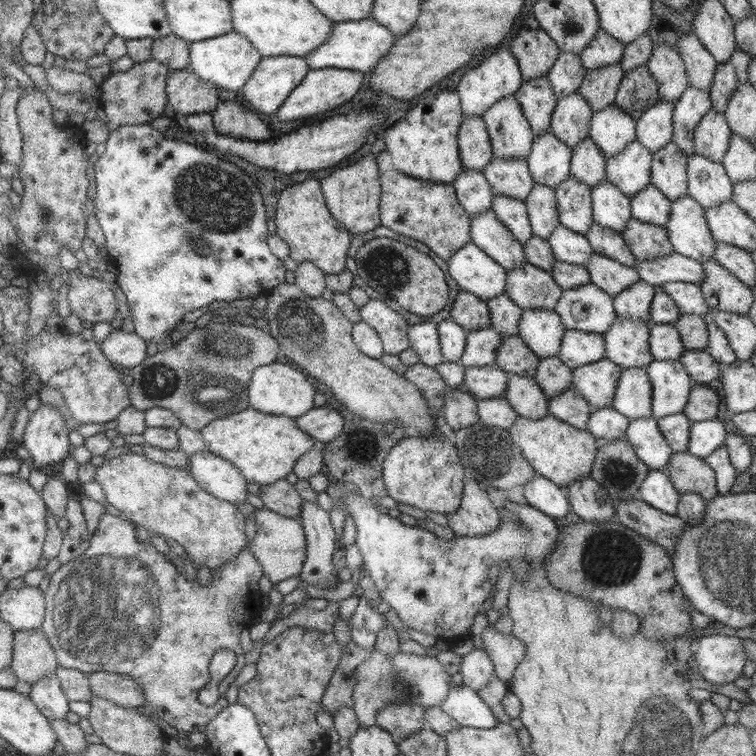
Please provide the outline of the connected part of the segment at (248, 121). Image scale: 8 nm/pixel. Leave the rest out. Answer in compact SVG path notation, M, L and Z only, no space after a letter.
M236 100L220 104L212 112L213 123L221 136L250 141L268 141L272 130L258 116L258 112L244 108Z

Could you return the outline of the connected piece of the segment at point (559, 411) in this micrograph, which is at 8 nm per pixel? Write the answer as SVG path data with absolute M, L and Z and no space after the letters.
M574 386L549 400L548 412L550 414L581 430L587 429L588 419L594 411L594 408Z

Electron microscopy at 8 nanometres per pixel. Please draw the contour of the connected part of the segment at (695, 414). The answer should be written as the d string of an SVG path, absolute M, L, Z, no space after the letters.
M694 383L684 413L691 422L712 420L718 416L720 398L710 385Z

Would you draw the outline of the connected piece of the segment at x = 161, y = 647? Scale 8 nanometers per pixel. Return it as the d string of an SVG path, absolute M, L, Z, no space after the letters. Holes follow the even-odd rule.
M108 512L102 514L88 550L78 558L61 564L52 574L45 592L45 618L41 630L57 655L59 667L74 668L87 674L102 670L126 674L139 683L145 704L150 704L160 719L179 731L205 733L207 724L229 705L226 693L247 664L240 634L244 629L251 630L254 620L264 611L263 593L258 585L264 571L251 549L246 547L236 558L218 567L213 572L212 581L202 586L198 578L190 580L184 572L180 573L150 541L139 542L136 527L122 516ZM220 650L234 652L237 664L229 676L220 682L219 701L206 706L198 700L199 691L211 681L210 660Z

